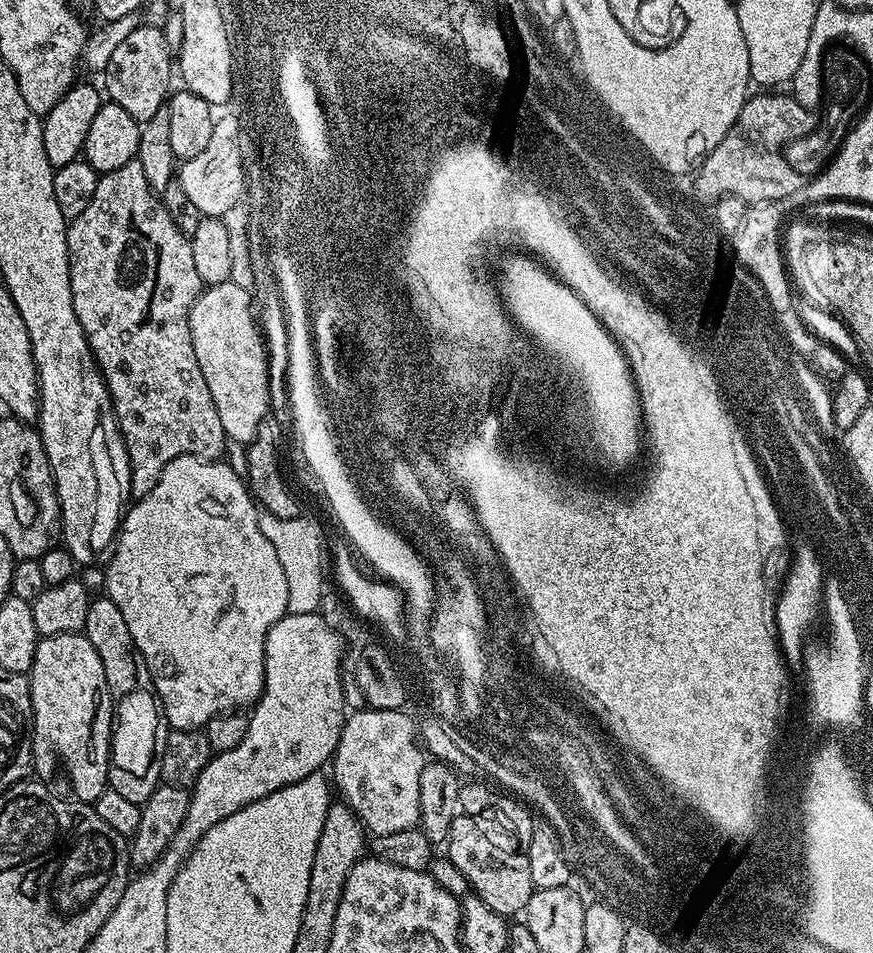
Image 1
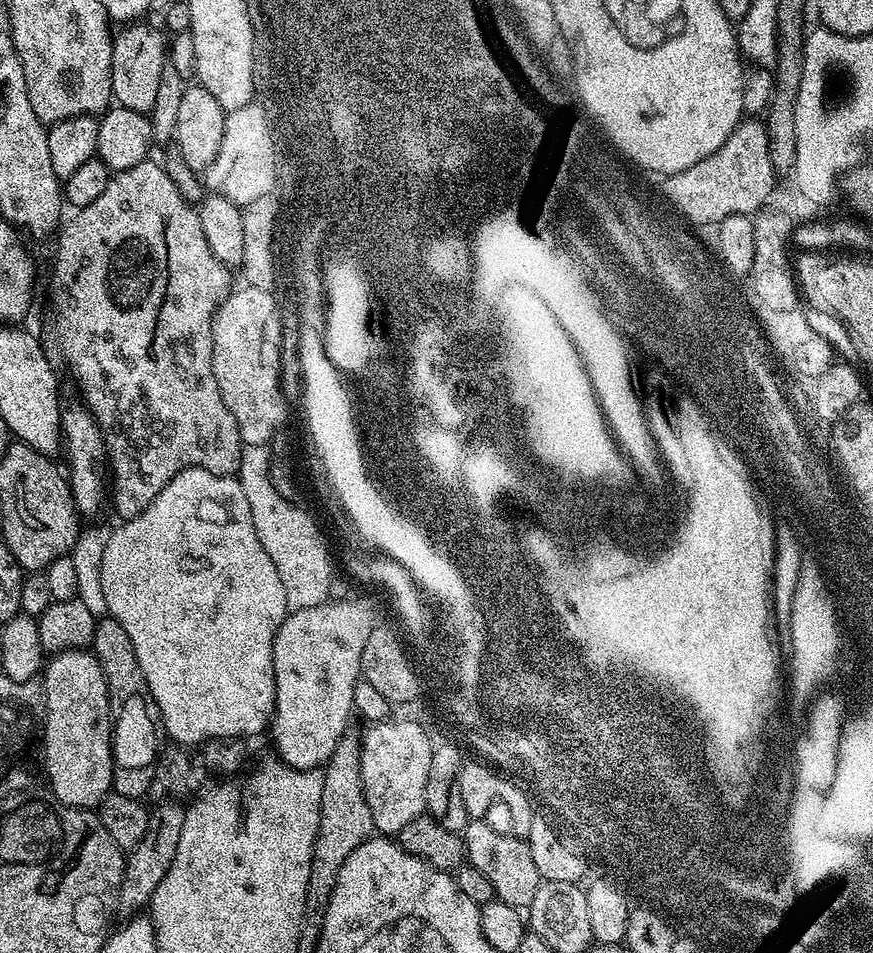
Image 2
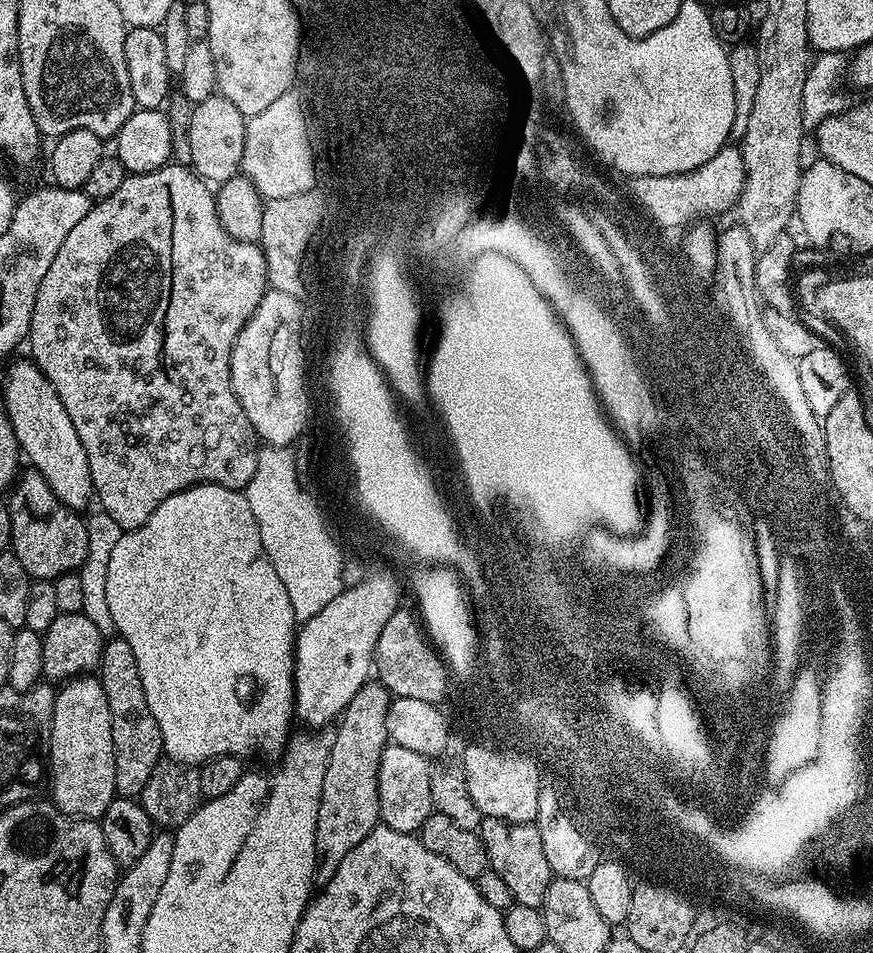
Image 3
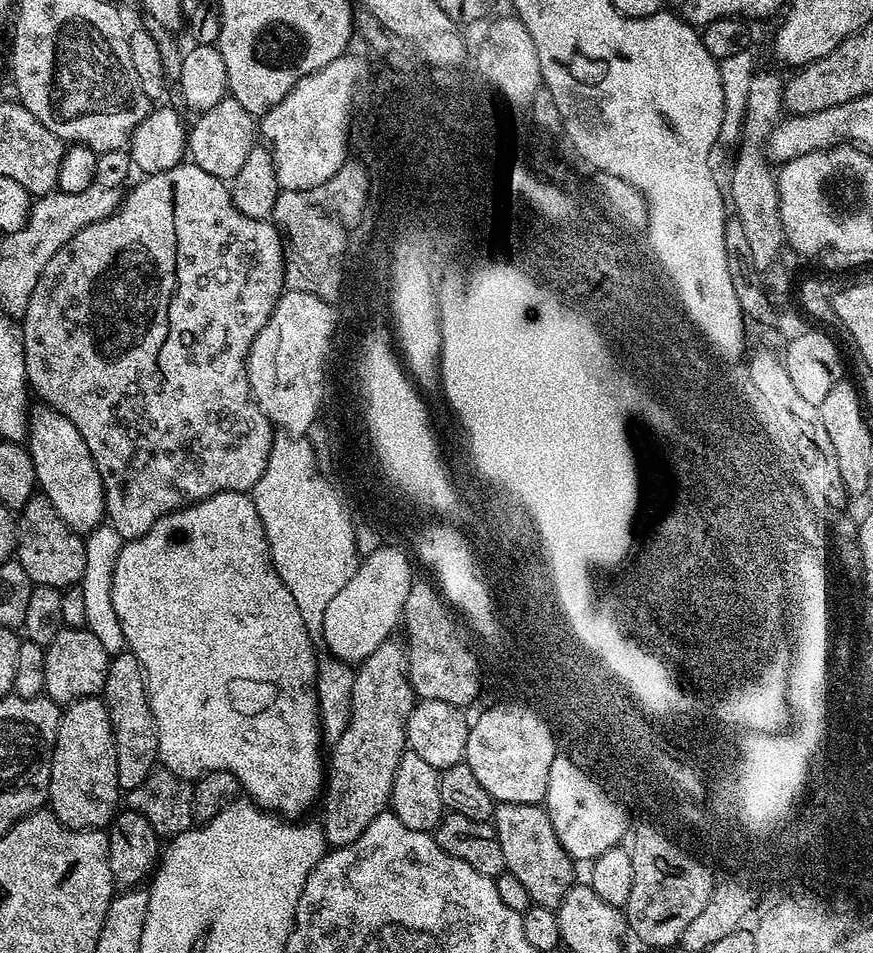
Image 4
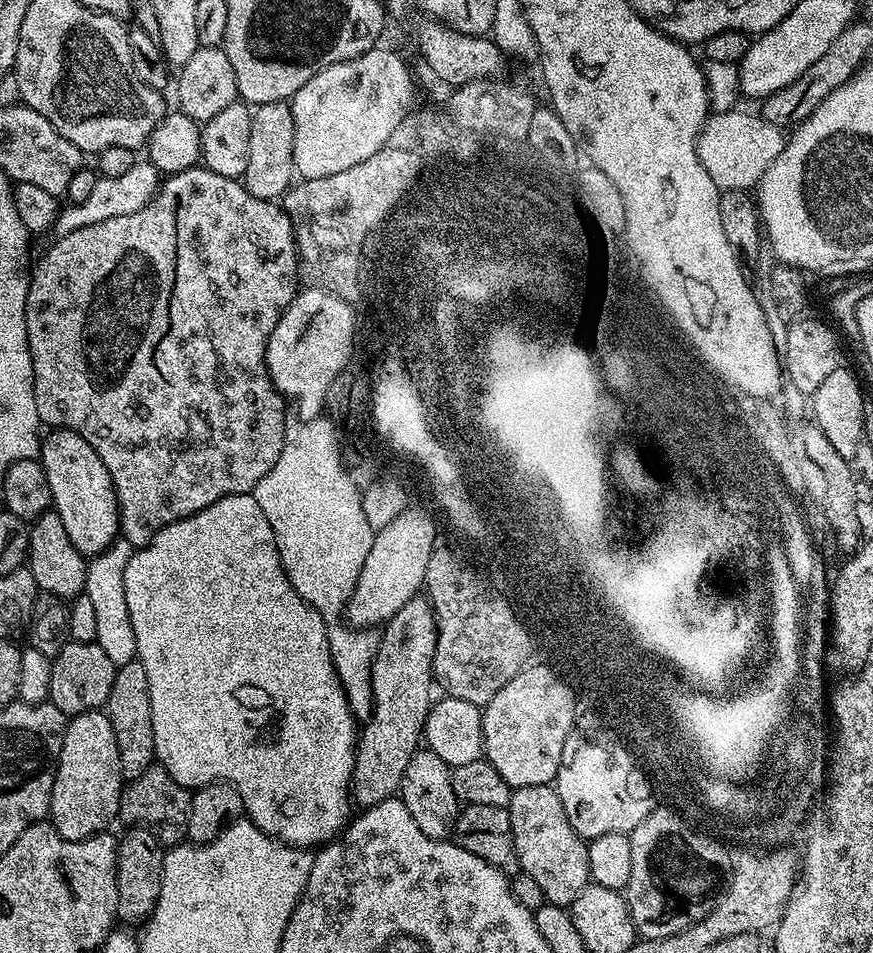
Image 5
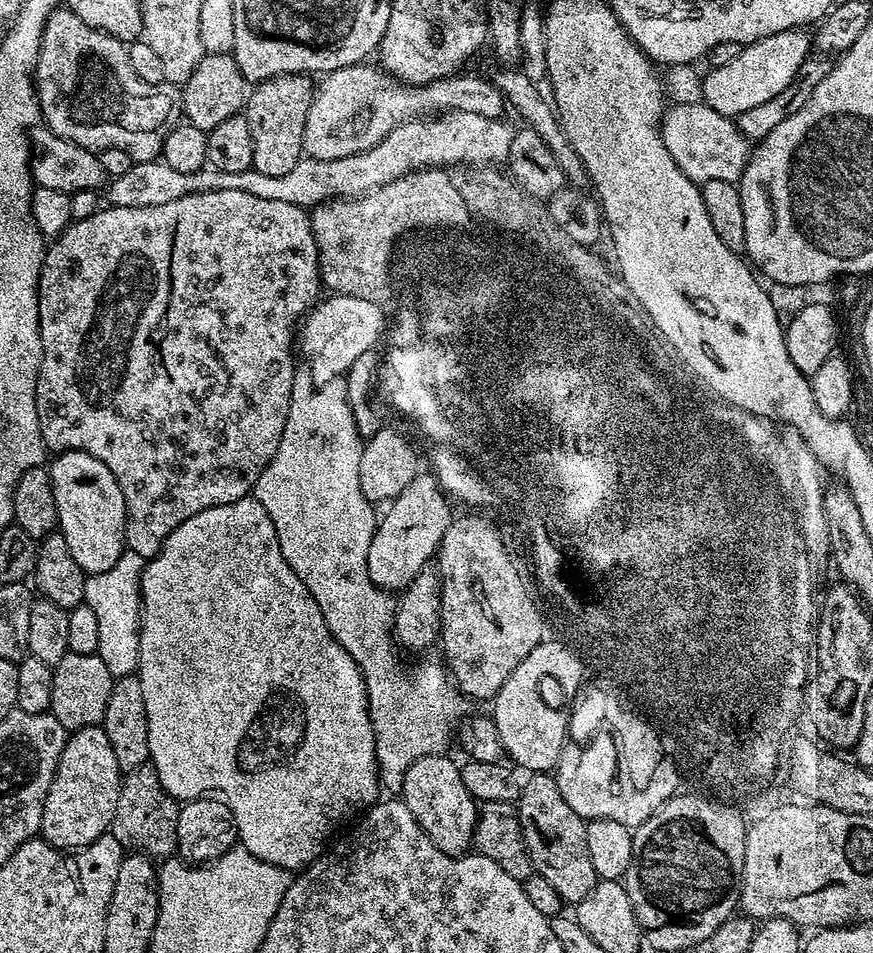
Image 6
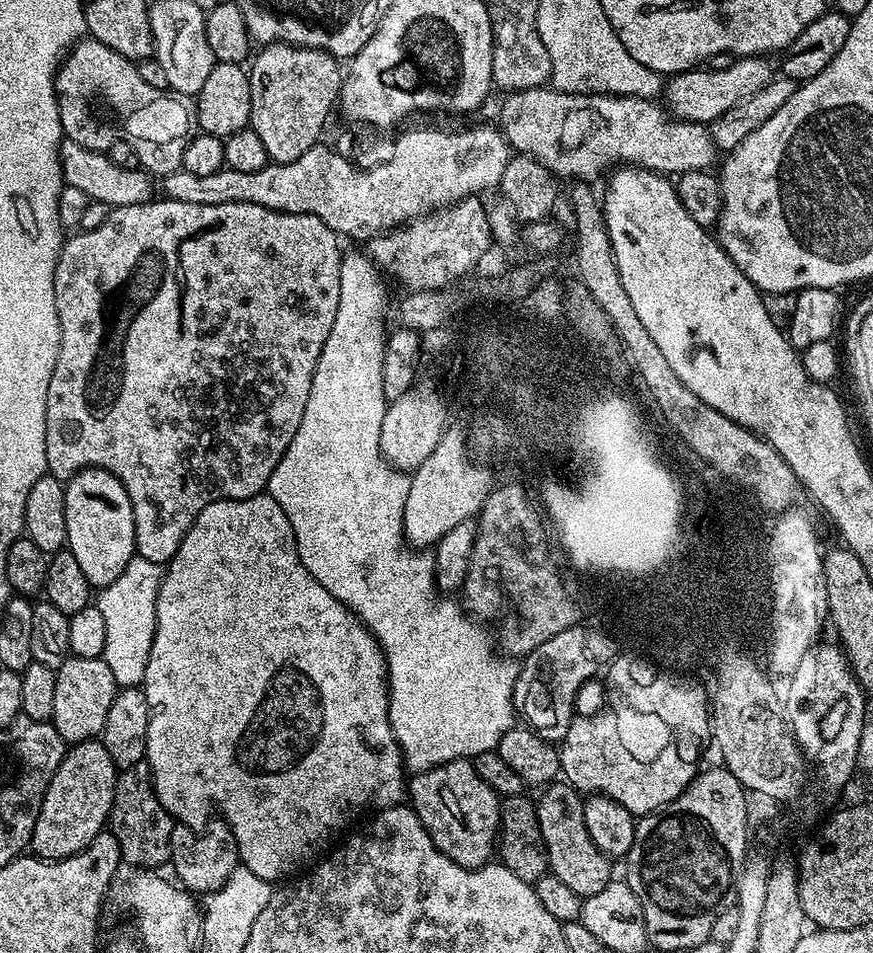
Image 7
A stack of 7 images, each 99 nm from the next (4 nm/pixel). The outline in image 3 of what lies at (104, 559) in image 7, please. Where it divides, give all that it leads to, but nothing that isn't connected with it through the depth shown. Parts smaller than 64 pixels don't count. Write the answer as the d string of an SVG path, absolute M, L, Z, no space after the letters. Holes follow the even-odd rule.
M30 358L13 359L8 373L4 376L4 404L2 411L10 418L10 426L14 426L14 434L18 438L23 455L35 471L46 478L50 490L58 494L58 498L67 508L84 510L88 499L93 499L92 479L90 478L90 462L86 458L86 450L82 450L82 438L78 438L78 430L74 430L74 422L70 422L70 414L66 414L66 406L62 406L62 398L58 398L58 390L50 386L46 374Z

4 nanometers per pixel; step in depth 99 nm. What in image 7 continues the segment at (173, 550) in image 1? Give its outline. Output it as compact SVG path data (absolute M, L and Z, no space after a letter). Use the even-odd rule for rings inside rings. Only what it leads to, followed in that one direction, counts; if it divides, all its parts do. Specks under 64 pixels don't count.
M261 494L245 500L216 500L210 506L206 506L206 510L202 510L202 514L198 514L198 518L182 538L174 558L168 561L163 573L164 580L160 584L160 593L156 603L156 633L154 634L154 642L150 646L150 662L146 662L146 674L142 687L146 694L146 702L150 706L150 726L146 738L146 746L148 747L146 763L152 778L152 789L156 791L158 802L162 802L162 806L172 817L179 823L181 820L184 824L199 826L209 819L208 804L217 804L220 807L219 815L232 827L232 833L238 842L240 864L249 868L254 874L258 874L258 878L269 882L277 882L276 880L282 879L283 876L290 875L295 864L304 864L307 860L312 859L312 861L315 861L321 855L319 852L327 846L328 840L334 839L347 826L348 820L362 815L363 812L372 814L382 808L395 808L403 801L400 799L405 799L406 772L402 767L400 747L396 744L392 727L388 721L388 665L384 662L384 651L381 650L379 642L372 637L368 627L357 618L356 613L350 611L338 598L334 598L334 594L330 594L330 590L326 590L326 586L317 582L306 570L306 566L302 566L300 555L296 553L296 539L292 533L290 522L286 518L286 514L282 514L282 506L278 506L278 502L274 502L272 496Z

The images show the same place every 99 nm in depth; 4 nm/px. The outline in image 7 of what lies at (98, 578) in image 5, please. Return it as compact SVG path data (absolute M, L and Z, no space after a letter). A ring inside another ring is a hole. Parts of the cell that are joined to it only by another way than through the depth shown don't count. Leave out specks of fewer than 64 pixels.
M135 555L110 586L95 593L94 607L106 622L106 650L102 658L106 666L110 666L110 674L114 674L114 682L120 688L143 685L146 662L150 662L150 646L156 633L156 603L163 580L161 565Z

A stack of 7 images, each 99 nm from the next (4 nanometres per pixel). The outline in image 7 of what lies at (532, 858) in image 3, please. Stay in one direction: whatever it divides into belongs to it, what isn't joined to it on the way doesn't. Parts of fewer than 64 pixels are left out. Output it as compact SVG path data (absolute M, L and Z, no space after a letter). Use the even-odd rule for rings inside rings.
M553 782L541 792L544 793L540 800L538 796L535 805L551 875L562 878L562 882L566 882L566 886L570 886L570 890L582 898L598 894L598 890L602 890L602 886L614 878L613 861L602 850L598 850L598 846L594 846L594 838L590 838L586 830L581 793L567 782Z

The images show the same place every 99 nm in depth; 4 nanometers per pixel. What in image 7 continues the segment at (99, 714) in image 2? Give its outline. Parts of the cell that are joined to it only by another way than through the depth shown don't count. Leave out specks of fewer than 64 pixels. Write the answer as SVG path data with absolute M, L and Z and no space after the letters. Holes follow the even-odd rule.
M103 739L84 740L71 745L42 798L31 851L41 860L64 860L88 848L109 823L117 775L117 766L110 758Z

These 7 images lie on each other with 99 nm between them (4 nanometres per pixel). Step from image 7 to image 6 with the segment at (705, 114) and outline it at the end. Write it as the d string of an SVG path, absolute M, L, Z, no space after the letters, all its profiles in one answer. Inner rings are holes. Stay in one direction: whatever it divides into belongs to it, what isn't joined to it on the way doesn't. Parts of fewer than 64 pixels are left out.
M791 28L770 34L770 38L743 45L740 53L731 60L730 66L709 67L708 74L706 72L703 77L703 103L718 110L718 114L737 118L762 102L770 102L770 98L775 98L782 90L786 90L786 86L796 81L800 68L813 51L813 37L806 33L807 31Z

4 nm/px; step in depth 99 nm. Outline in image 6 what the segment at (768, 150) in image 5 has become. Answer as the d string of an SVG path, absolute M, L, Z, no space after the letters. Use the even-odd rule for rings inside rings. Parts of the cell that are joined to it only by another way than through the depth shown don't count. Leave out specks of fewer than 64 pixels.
M672 104L660 121L660 137L674 162L686 178L702 185L710 179L724 182L739 181L748 164L750 141L740 132L731 116L718 114L709 104Z

